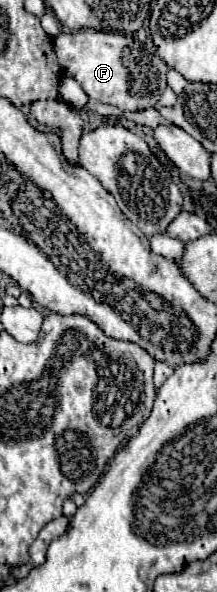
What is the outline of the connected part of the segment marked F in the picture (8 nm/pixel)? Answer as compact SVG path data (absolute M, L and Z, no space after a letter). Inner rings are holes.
M84 28L78 32L62 32L54 38L54 50L58 54L60 70L64 70L66 78L74 78L88 98L94 98L102 104L118 106L120 110L140 112L150 106L156 106L160 94L166 86L166 62L156 54L150 54L140 46L136 46L124 34L100 32L92 28Z

